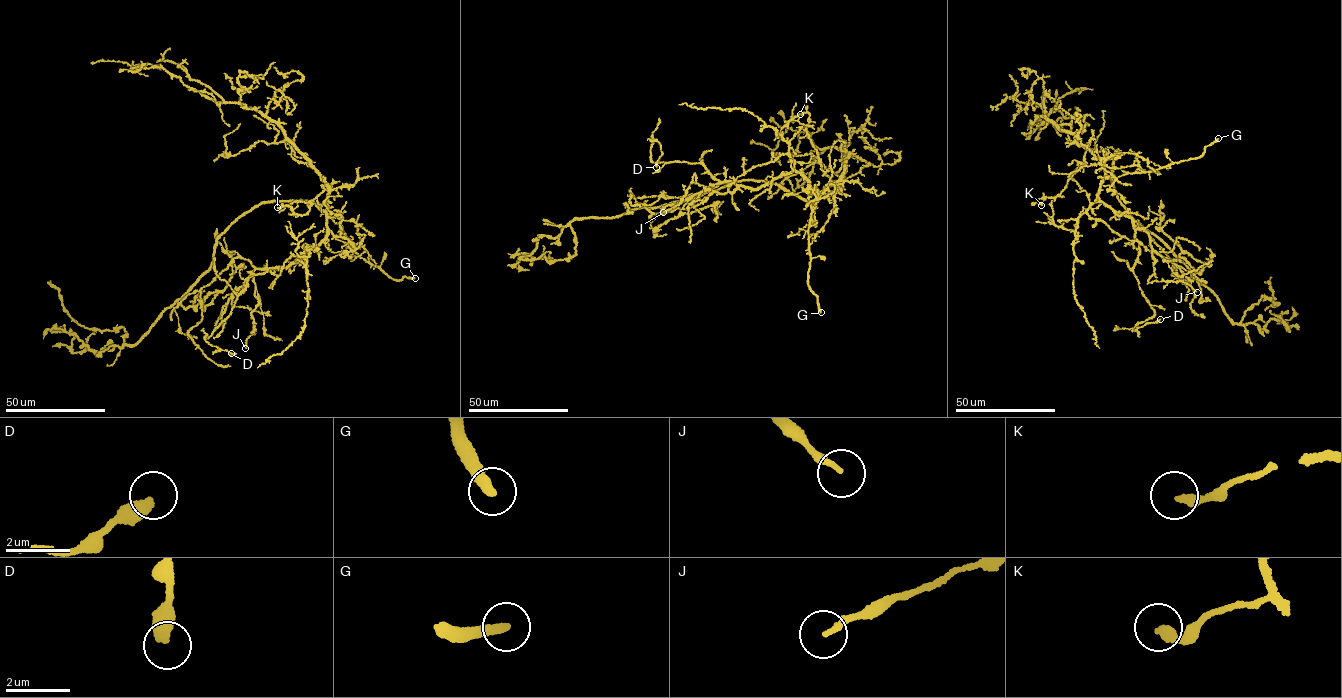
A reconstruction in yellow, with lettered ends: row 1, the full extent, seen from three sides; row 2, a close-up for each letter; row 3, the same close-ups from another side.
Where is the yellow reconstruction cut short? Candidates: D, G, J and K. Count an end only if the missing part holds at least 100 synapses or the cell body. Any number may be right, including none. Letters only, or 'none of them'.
G

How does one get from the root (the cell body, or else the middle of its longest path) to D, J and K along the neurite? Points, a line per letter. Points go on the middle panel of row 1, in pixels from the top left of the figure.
D: (791, 193), (814, 205), (819, 194), (795, 171), (752, 189), (702, 163), (654, 162), (652, 135), (656, 167)
J: (791, 193), (814, 205), (819, 194), (795, 171), (722, 194), (695, 182), (695, 174), (680, 202), (663, 212)
K: (791, 193), (814, 205), (823, 188), (837, 185), (823, 171), (807, 133), (809, 114), (800, 114)

